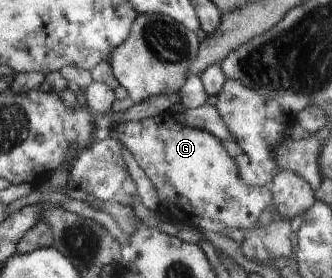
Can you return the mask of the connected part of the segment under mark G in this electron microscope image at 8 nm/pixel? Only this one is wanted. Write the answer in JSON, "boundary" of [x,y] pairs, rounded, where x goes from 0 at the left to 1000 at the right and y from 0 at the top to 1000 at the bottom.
{"boundary":[[[509,403],[425,435],[370,435],[343,460],[352,504],[389,536],[413,594],[461,658],[479,709],[473,759],[503,773],[509,795],[539,813],[569,813],[584,831],[645,831],[684,853],[702,824],[762,820],[798,752],[810,752],[825,781],[852,784],[828,752],[813,676],[744,665],[717,612],[714,576],[684,558],[666,504],[636,475],[551,450],[545,435],[527,435]]]}

